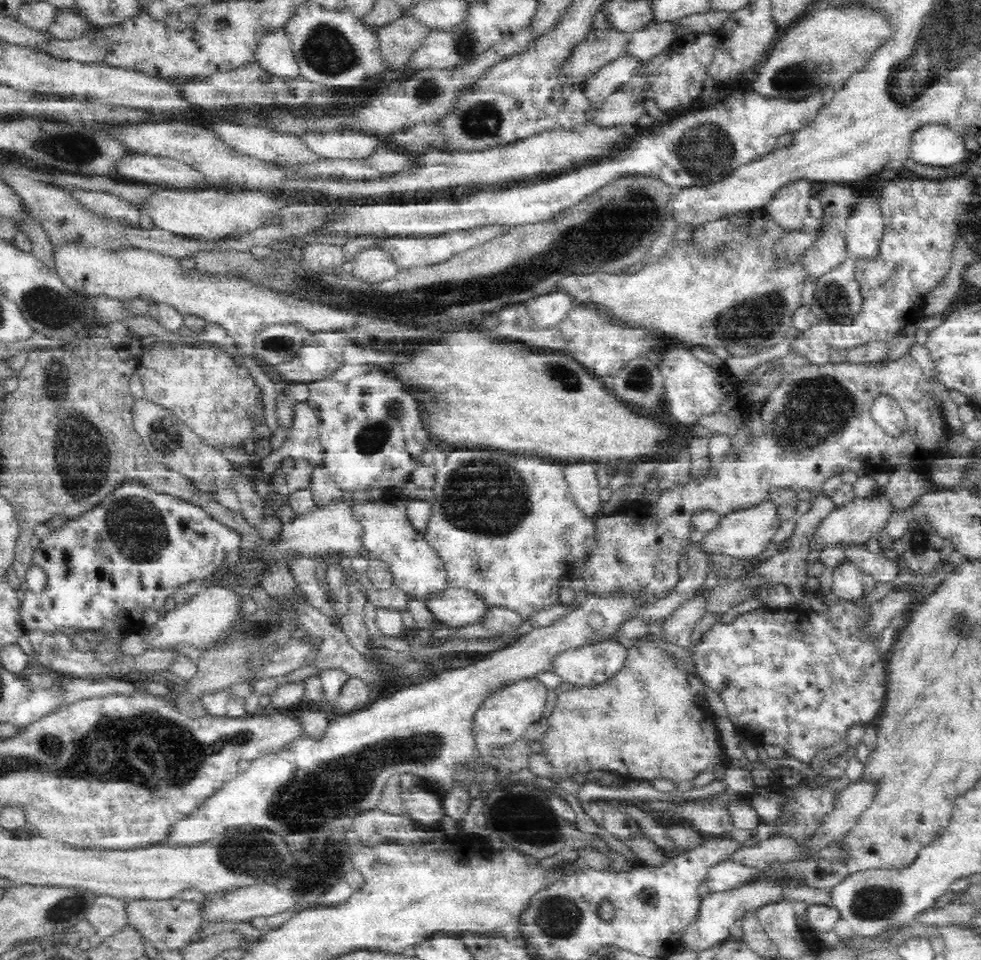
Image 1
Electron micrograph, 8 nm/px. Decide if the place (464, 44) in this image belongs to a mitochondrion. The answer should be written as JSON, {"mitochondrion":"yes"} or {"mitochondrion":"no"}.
{"mitochondrion":"yes"}

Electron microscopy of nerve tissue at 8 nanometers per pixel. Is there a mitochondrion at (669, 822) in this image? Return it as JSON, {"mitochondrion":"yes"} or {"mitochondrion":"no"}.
{"mitochondrion":"no"}

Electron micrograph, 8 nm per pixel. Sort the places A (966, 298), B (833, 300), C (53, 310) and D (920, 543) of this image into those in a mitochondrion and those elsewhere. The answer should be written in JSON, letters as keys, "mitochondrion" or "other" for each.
{"A":"other","B":"mitochondrion","C":"mitochondrion","D":"mitochondrion"}

